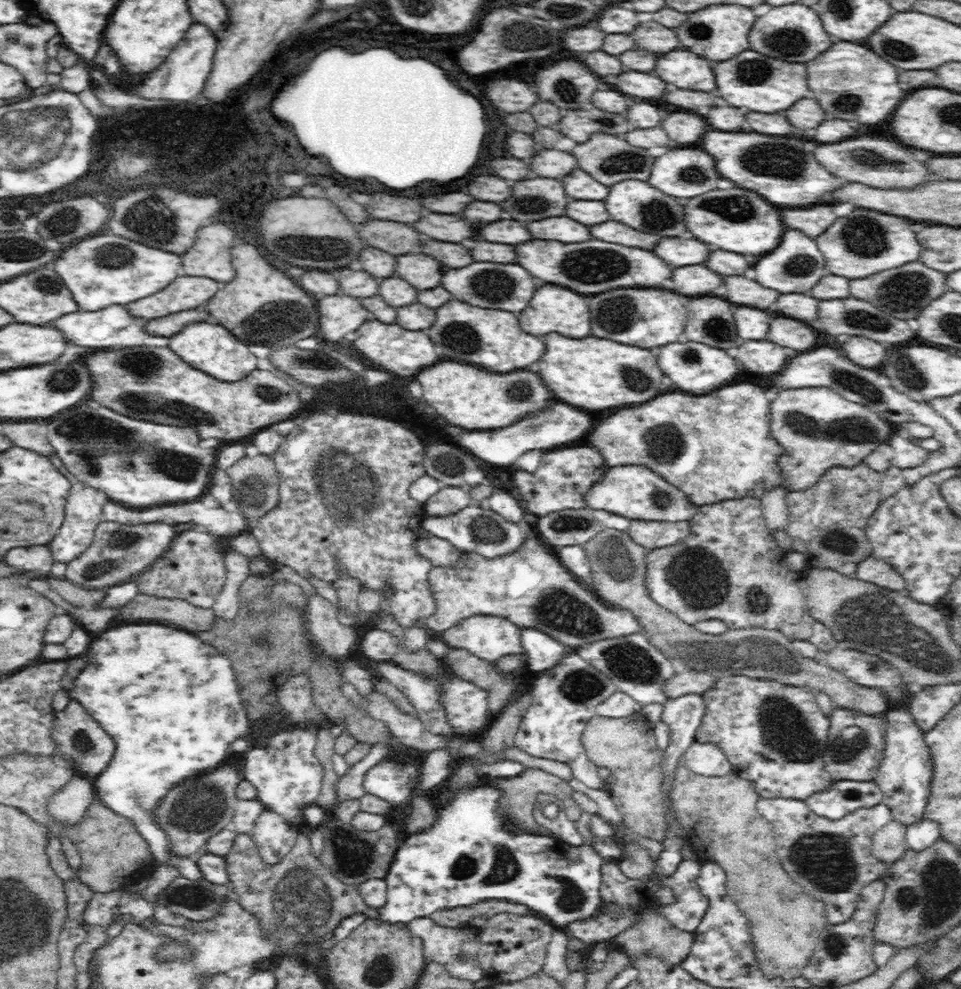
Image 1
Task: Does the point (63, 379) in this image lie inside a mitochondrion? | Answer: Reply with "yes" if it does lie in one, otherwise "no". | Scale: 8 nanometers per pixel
yes

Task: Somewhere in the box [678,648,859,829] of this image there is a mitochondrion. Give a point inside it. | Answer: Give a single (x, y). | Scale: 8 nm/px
(786, 731)

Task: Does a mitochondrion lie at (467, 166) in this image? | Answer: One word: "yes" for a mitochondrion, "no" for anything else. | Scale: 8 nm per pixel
no

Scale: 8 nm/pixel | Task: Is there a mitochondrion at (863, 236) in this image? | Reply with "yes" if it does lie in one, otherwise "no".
yes

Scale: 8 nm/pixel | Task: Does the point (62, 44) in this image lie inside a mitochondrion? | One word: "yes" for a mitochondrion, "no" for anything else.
no

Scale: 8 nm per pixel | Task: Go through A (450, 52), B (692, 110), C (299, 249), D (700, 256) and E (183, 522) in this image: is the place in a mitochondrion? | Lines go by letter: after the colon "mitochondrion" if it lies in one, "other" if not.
A: other
B: other
C: mitochondrion
D: other
E: other

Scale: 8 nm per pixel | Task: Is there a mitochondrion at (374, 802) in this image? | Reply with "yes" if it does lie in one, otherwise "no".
no

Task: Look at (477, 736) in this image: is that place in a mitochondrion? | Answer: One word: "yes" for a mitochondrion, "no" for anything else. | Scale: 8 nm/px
no

